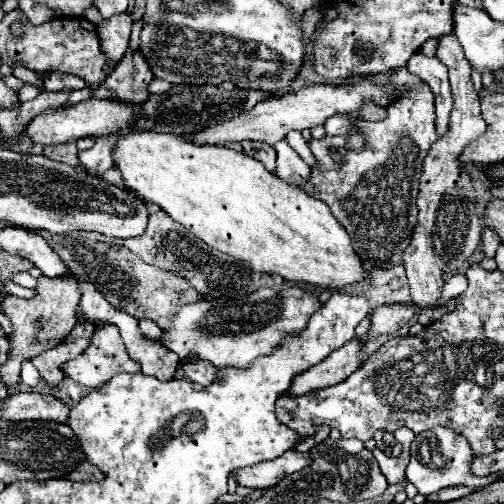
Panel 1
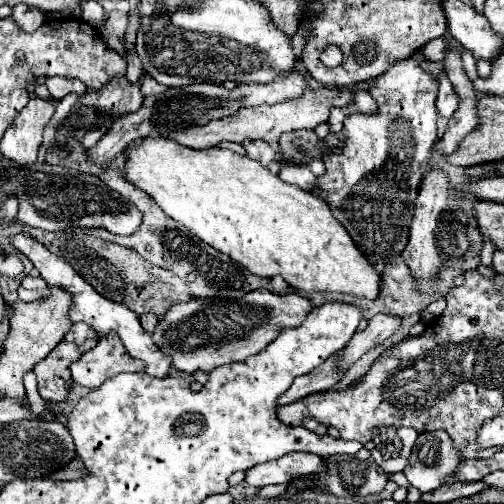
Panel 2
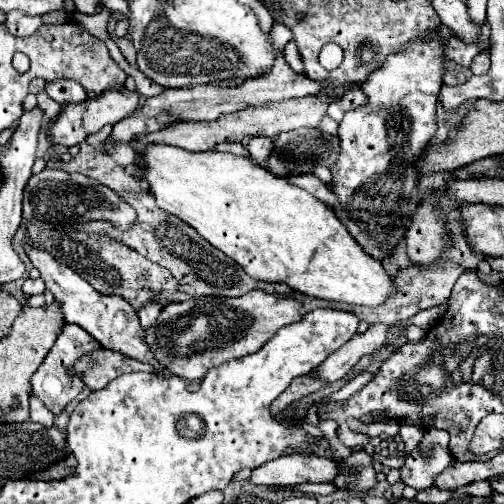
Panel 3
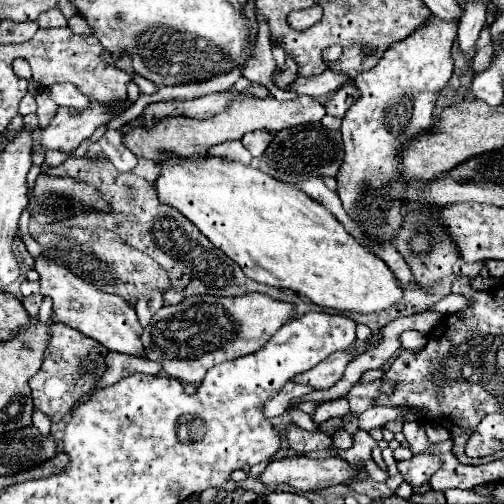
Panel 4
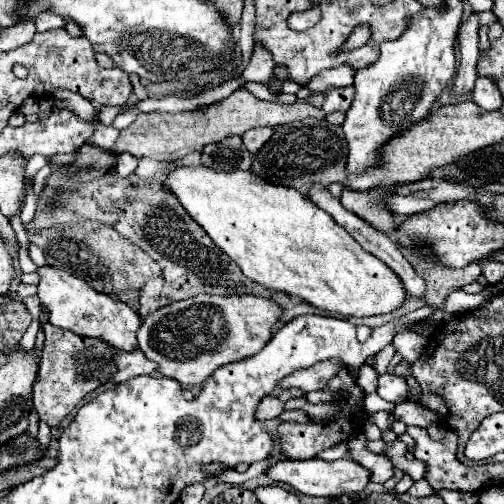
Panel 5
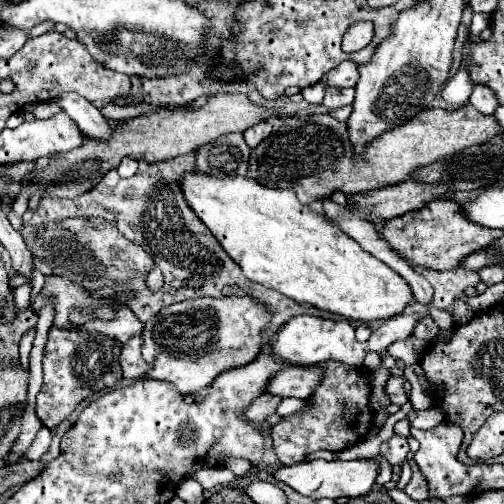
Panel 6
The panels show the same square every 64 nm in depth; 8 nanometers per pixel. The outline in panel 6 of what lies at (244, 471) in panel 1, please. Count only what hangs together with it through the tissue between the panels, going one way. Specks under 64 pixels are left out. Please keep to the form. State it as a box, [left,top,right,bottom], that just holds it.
[274,460,378,498]

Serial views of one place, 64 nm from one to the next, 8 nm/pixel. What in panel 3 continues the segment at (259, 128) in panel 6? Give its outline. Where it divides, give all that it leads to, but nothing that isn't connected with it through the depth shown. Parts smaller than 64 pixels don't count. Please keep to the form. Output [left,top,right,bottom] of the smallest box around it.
[242,136,272,166]

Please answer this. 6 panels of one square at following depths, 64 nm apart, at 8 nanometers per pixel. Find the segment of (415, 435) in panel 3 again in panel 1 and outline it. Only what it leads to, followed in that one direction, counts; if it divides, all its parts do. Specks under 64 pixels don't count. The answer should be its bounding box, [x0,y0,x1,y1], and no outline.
[394,428,414,454]

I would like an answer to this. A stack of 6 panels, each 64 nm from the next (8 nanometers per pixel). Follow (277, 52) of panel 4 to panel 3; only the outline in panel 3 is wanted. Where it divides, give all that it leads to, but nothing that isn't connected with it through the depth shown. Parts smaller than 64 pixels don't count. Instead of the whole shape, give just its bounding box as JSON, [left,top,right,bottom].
[110,22,326,144]

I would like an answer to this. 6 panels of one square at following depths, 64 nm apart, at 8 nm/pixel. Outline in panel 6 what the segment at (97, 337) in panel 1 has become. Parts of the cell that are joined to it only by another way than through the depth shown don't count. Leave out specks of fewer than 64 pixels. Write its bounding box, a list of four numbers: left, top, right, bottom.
[118,336,152,380]

